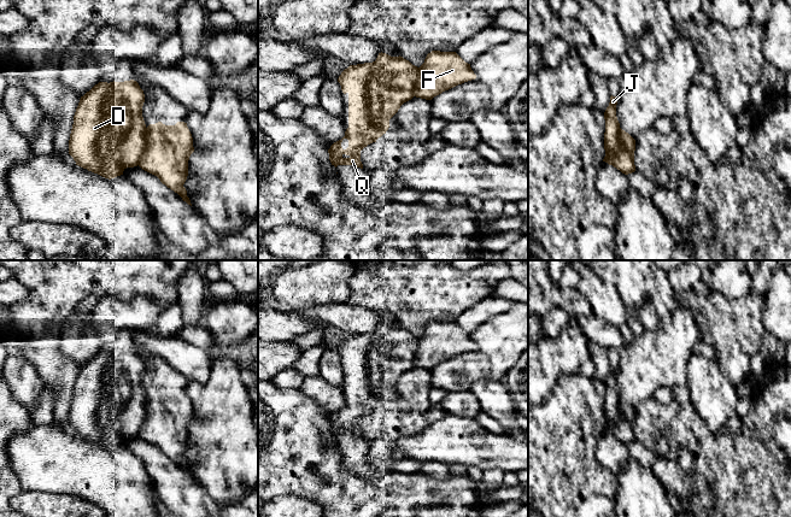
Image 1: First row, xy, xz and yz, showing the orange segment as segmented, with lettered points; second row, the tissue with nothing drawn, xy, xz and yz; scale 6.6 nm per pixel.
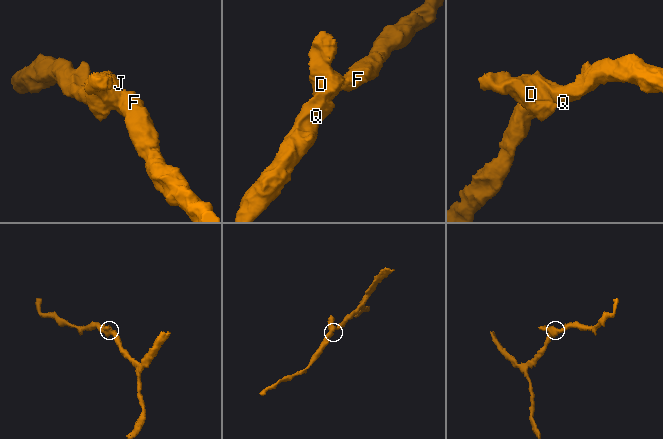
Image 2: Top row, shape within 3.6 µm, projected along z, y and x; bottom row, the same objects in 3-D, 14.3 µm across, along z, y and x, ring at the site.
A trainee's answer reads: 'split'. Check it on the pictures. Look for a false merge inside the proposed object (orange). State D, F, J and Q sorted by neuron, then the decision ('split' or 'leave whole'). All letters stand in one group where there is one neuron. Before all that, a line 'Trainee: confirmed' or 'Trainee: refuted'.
Trainee: confirmed
D J Q / F | split

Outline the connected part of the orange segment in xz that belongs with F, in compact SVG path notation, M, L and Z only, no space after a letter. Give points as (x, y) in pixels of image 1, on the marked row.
M432 51L418 70L414 95L426 100L476 78L470 64L456 52Z

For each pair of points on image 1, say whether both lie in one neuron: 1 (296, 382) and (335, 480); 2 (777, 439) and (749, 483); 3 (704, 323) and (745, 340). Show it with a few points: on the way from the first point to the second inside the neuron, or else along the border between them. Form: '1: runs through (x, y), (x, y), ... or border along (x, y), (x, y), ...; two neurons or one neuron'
1: border along (271, 381), (283, 388), (299, 388); two neurons
2: border along (761, 445), (778, 462); two neurons
3: runs through (714, 329), (736, 335); one neuron

